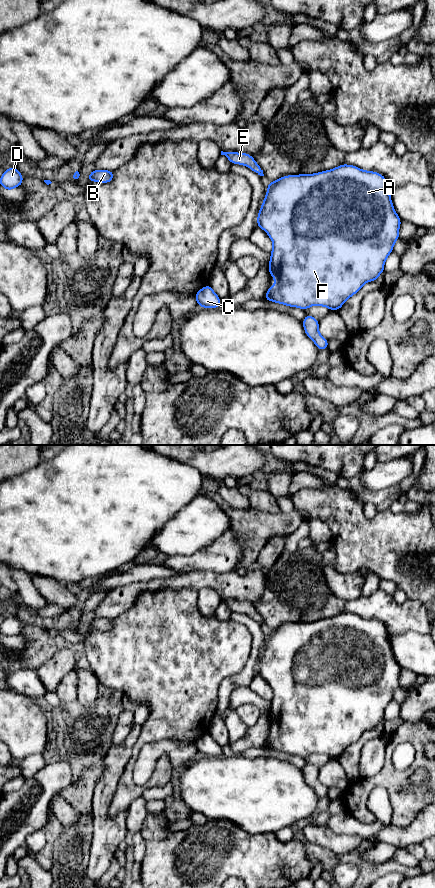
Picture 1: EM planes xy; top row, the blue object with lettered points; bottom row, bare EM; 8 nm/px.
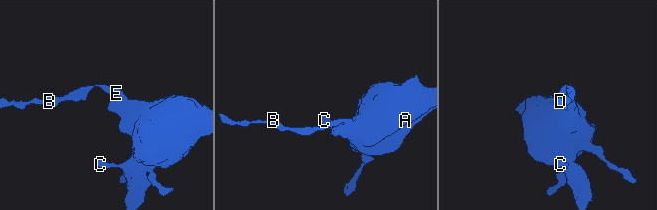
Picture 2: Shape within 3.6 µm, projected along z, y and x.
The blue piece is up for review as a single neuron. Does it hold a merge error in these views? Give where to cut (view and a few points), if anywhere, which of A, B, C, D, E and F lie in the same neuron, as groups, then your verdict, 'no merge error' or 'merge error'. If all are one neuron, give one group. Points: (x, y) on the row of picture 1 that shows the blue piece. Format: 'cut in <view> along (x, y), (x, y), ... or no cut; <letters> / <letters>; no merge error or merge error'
no cut; A B C D E F; no merge error

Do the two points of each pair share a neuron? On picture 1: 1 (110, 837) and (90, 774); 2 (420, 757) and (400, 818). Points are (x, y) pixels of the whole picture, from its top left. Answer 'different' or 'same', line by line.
1: different
2: same

